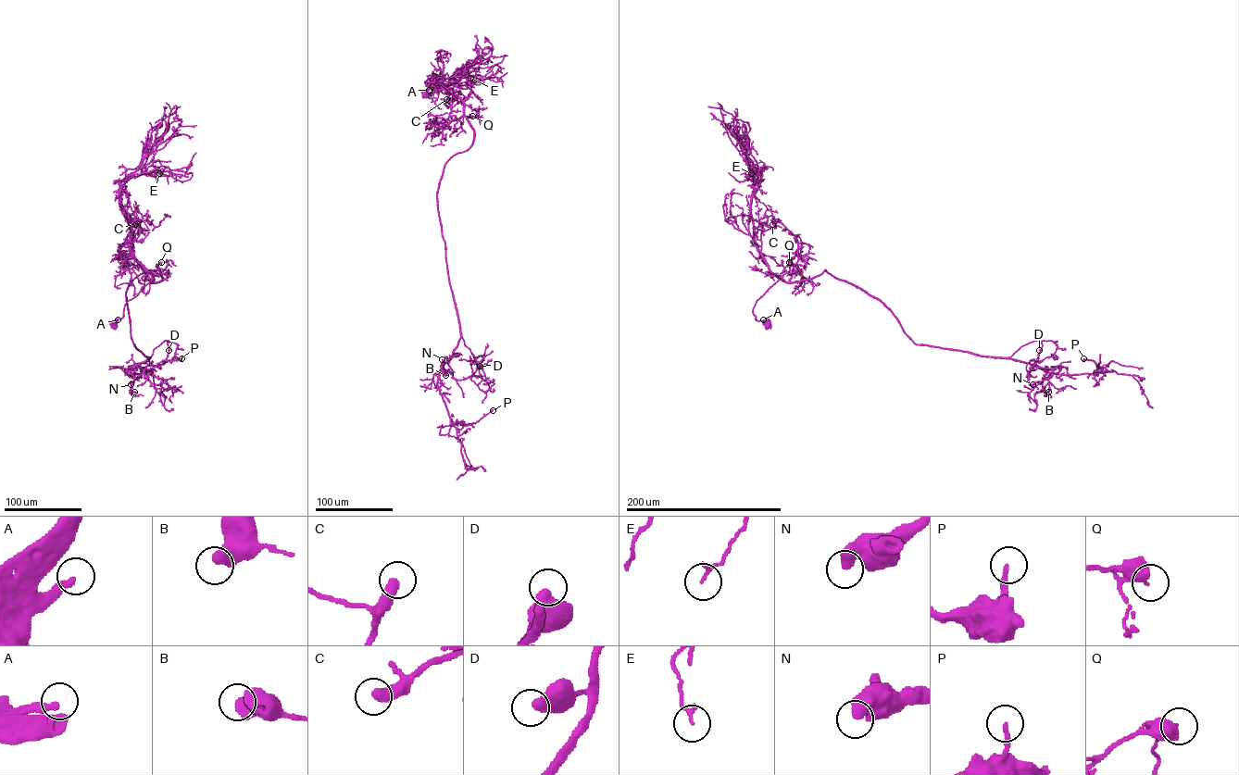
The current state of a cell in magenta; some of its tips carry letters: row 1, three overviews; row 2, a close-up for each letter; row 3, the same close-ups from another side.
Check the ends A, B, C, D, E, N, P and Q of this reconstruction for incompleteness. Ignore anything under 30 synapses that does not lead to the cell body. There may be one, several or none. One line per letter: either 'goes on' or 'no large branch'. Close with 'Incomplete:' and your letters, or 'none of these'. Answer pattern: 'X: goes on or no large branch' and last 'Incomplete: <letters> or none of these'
A: no large branch
B: no large branch
C: goes on
D: no large branch
E: no large branch
N: no large branch
P: no large branch
Q: no large branch
Incomplete: C

